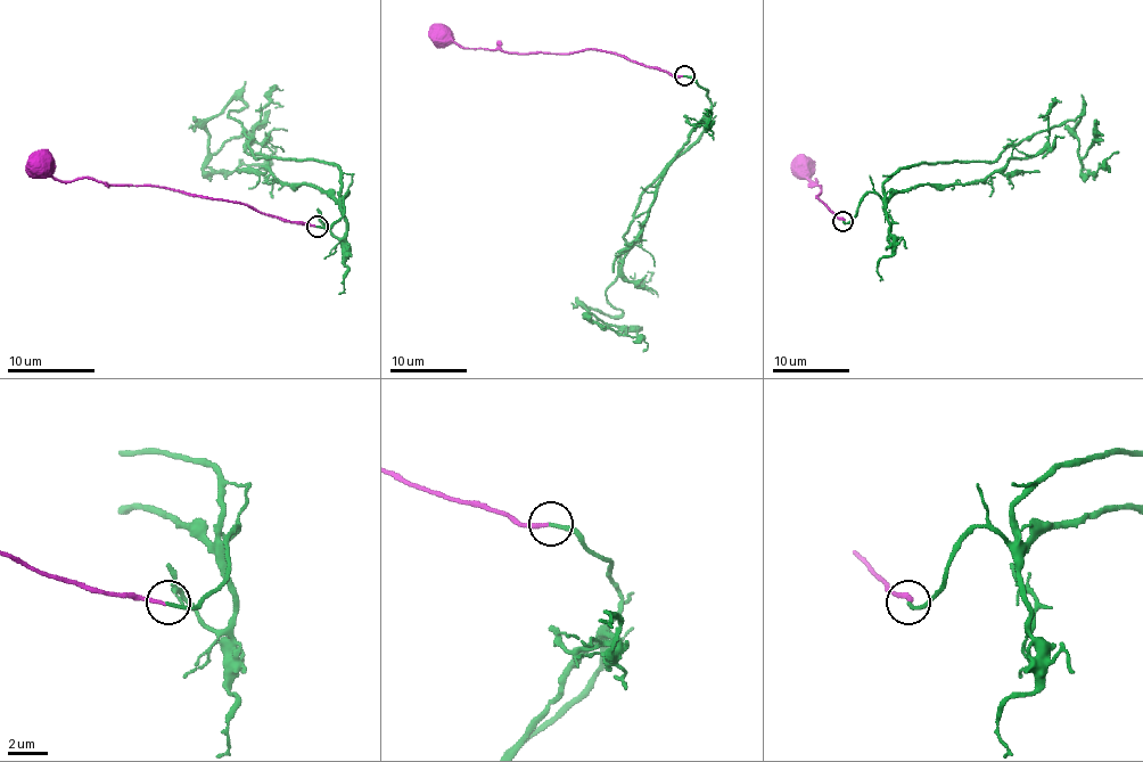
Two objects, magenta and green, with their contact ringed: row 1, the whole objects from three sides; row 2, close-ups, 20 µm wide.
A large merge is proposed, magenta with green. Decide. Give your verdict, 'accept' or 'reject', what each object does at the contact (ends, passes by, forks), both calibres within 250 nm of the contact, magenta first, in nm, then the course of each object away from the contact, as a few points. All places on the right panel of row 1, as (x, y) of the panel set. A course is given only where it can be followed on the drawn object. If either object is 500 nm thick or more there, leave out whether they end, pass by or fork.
accept | magenta ends | green ends | 180/180 nm | magenta via (843, 221), (816, 197), (820, 185), (803, 170) | green via (843, 221), (898, 172), (991, 162), (1085, 111), (1075, 131), (1085, 170), (1119, 153)

